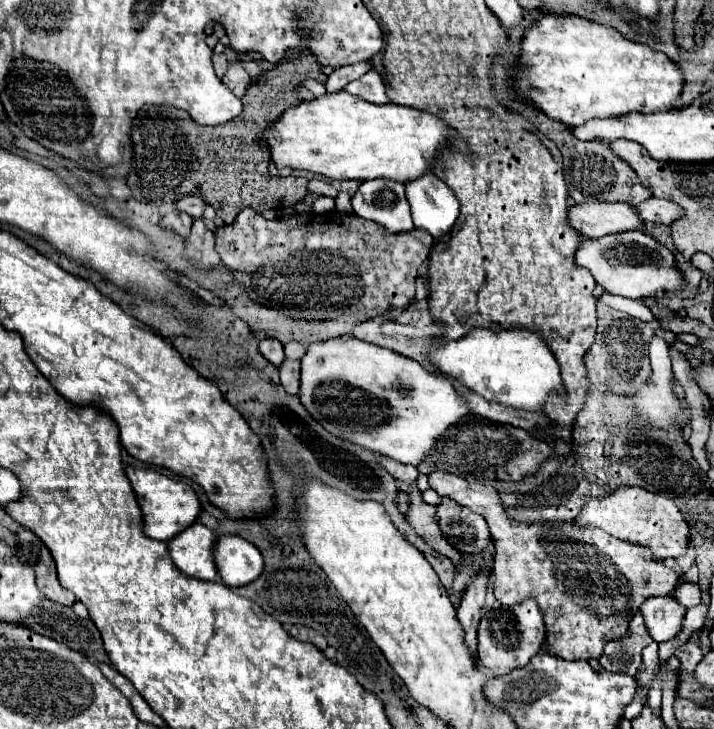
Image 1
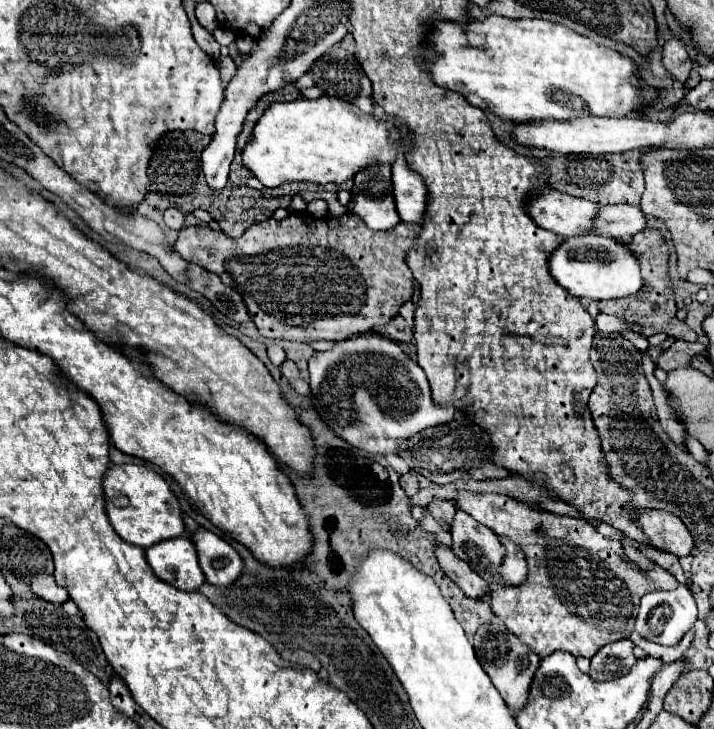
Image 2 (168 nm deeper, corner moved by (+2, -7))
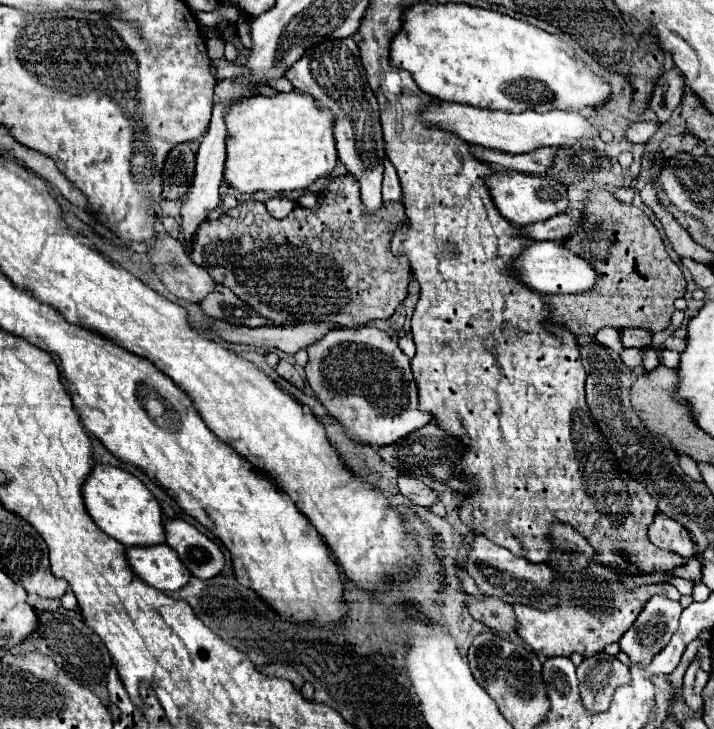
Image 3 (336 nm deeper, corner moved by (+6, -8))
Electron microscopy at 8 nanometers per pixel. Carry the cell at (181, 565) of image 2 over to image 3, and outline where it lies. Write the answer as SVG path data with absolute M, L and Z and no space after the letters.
M166 543L152 547L130 547L126 549L126 557L130 569L154 589L176 591L190 579L190 571Z

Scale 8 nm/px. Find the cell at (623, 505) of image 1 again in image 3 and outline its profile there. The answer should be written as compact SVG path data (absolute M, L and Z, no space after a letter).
M664 513L656 515L654 523L648 529L648 537L656 547L660 547L664 551L678 553L680 557L686 557L686 559L694 557L694 541L692 541L690 533L684 531L684 527L680 523L666 517Z

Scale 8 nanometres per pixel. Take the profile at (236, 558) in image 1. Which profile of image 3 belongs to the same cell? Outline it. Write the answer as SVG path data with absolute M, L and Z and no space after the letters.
M184 519L164 521L166 543L172 547L188 571L198 579L210 579L224 567L224 555L220 547L202 535L194 525Z

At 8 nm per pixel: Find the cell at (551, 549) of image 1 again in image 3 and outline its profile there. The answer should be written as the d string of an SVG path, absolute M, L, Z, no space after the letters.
M554 525L552 527L552 543L556 547L554 557L556 561L550 563L558 571L552 589L558 591L558 607L550 611L538 611L534 607L514 605L514 613L518 619L518 635L536 651L540 657L570 657L572 653L580 653L582 657L590 657L600 653L608 643L620 641L620 637L632 627L640 611L644 609L646 601L652 595L664 595L672 601L680 599L678 589L672 583L660 585L644 585L636 591L624 591L616 583L620 575L608 567L592 563L594 551L578 531L568 525Z

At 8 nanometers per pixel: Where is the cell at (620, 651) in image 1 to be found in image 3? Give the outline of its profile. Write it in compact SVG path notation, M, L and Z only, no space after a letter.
M598 653L586 657L578 669L580 697L590 713L604 713L610 707L612 695L620 685L630 683L630 669L622 665L616 657Z

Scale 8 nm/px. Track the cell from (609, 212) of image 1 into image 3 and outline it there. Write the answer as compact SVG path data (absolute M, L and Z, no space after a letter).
M496 171L488 175L484 181L496 209L504 219L508 219L514 225L528 225L536 221L550 219L568 207L566 199L566 187L550 177L540 177L540 175L526 175L526 173L516 173L516 171Z

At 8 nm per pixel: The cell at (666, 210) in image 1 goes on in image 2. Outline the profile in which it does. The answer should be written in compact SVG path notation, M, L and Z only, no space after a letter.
M630 204L602 206L600 218L596 220L596 232L602 236L630 242L630 238L636 232L644 230L646 222L648 222L646 216L636 206L630 206Z

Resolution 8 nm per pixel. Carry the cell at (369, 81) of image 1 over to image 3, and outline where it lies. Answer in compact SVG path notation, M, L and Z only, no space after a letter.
M388 158L384 159L384 175L382 181L382 200L386 202L402 202L402 187L400 187L400 179L396 175L396 169L394 165L388 161Z

